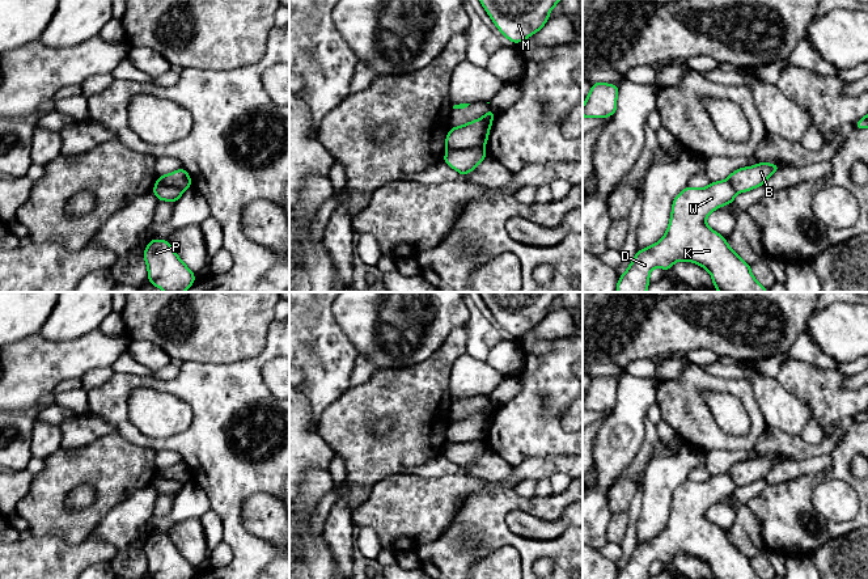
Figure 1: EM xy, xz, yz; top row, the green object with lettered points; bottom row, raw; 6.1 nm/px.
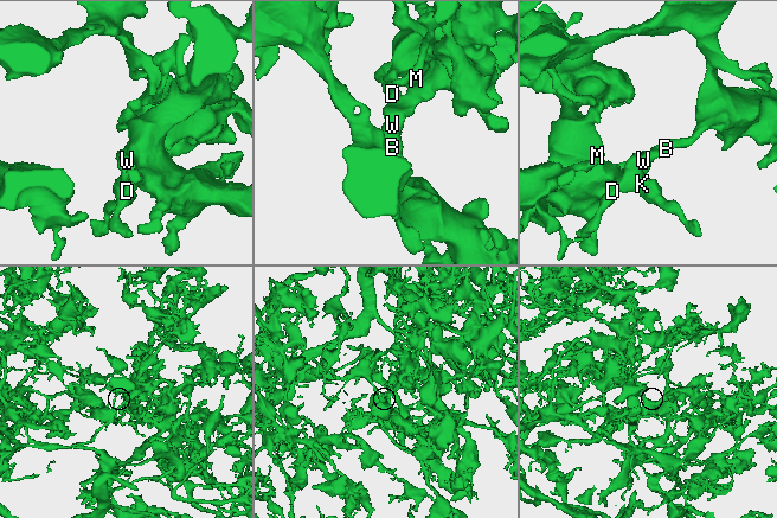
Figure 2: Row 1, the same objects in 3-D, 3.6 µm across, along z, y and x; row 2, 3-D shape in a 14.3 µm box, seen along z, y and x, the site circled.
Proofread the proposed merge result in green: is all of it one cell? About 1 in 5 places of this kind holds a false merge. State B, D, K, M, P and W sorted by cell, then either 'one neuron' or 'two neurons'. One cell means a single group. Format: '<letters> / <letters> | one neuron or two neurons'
B / D K M P W | two neurons

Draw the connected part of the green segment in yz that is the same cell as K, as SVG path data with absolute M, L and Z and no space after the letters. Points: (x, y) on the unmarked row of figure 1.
M729 474L704 482L687 479L673 494L669 520L662 532L638 544L617 579L649 579L653 561L672 563L676 554L689 554L710 565L714 579L761 579L725 532L706 519L706 511L731 498L737 485Z

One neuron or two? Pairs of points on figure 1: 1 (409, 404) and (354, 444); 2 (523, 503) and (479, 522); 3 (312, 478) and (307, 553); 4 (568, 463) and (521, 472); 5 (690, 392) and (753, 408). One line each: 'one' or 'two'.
1: one
2: one
3: one
4: one
5: one

